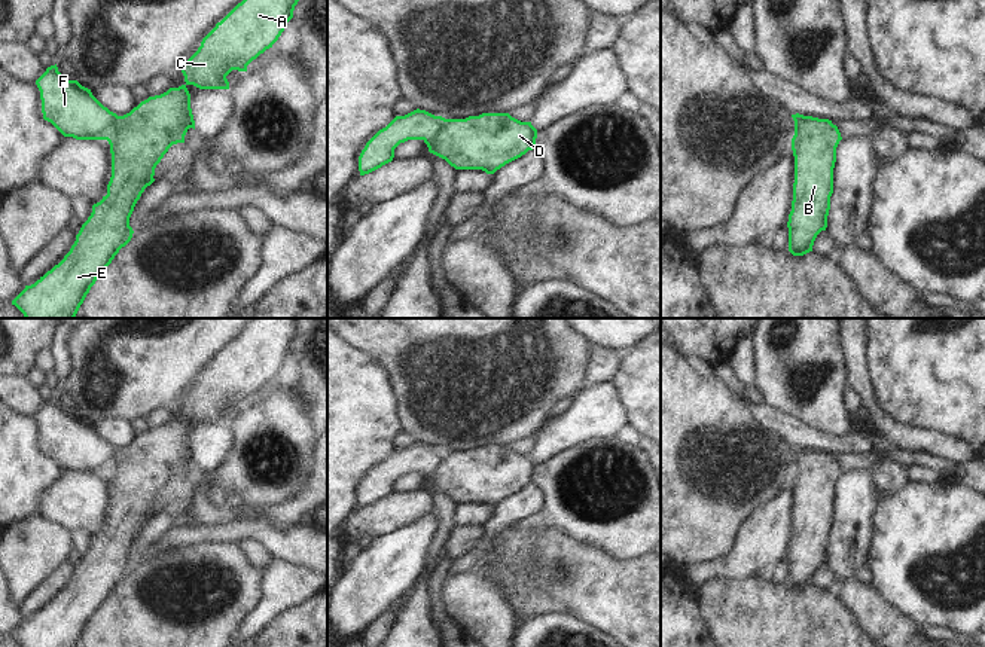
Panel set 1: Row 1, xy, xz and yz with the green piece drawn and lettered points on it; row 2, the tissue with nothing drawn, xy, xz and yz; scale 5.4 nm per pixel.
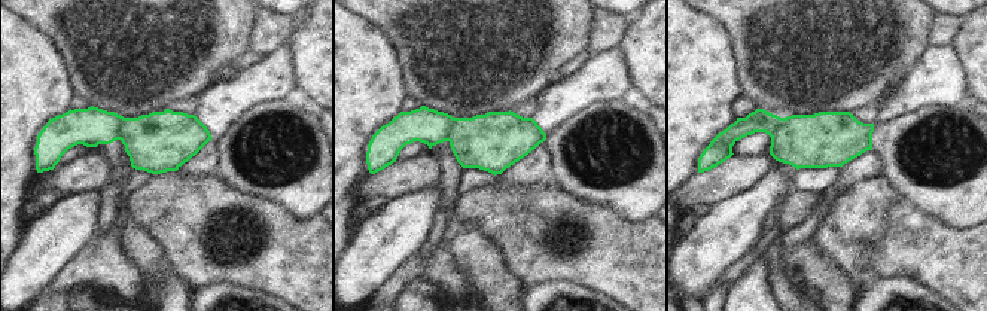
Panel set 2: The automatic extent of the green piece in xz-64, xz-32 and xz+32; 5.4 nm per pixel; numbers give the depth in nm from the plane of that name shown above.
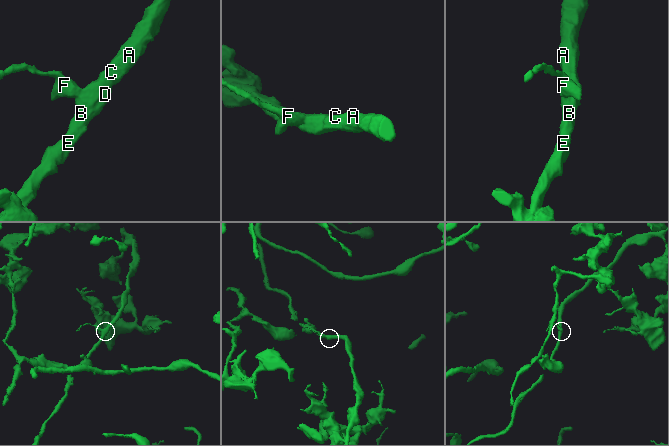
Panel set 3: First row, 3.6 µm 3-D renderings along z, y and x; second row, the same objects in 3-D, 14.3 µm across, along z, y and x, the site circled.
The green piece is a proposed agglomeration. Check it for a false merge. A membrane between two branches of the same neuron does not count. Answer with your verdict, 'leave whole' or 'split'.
split

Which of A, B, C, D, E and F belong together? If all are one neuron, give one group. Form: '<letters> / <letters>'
A B C D E / F

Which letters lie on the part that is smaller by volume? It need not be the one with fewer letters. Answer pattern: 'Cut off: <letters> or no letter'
Cut off: F

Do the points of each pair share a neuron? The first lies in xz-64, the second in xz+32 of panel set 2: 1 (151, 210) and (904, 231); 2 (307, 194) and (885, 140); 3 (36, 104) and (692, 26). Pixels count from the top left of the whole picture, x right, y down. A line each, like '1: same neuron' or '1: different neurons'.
1: same neuron
2: same neuron
3: same neuron

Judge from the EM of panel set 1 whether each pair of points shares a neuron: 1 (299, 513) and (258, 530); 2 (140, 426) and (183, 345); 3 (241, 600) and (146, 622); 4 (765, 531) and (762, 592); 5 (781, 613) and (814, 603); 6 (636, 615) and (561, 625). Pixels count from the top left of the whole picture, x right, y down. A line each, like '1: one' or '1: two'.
1: two
2: two
3: one
4: two
5: one
6: two

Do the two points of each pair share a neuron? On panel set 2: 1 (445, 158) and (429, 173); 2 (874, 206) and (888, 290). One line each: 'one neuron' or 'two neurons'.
1: two neurons
2: two neurons

